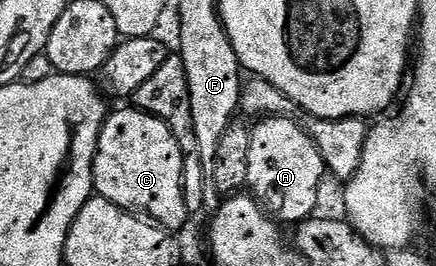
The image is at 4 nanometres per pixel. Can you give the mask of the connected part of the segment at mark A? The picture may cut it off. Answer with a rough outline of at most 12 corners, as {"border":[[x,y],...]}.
{"border":[[253,124],[248,191],[279,224],[318,207],[326,162],[305,126]]}

